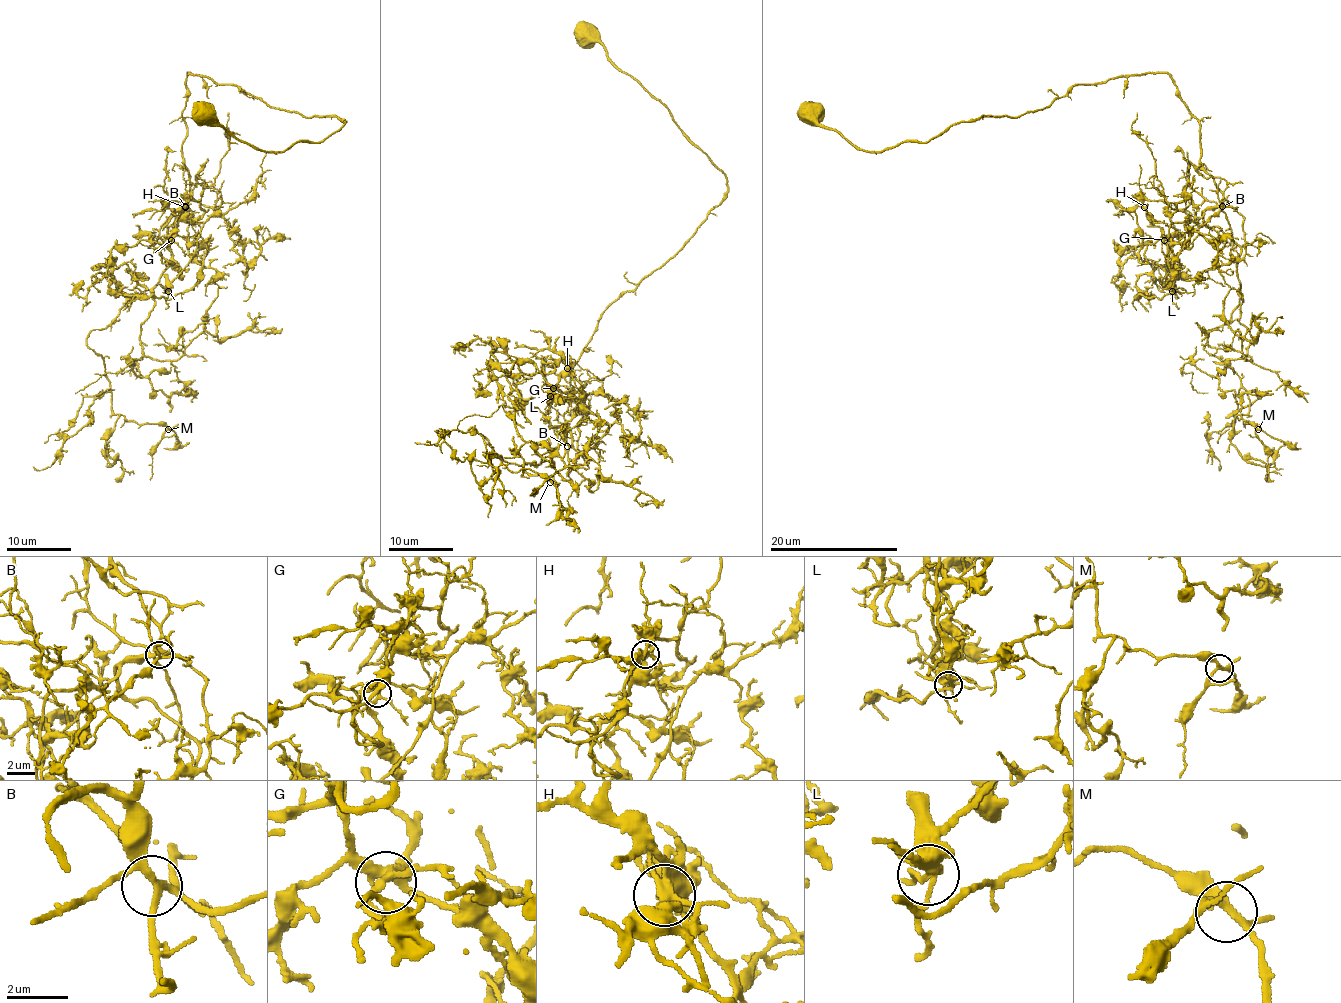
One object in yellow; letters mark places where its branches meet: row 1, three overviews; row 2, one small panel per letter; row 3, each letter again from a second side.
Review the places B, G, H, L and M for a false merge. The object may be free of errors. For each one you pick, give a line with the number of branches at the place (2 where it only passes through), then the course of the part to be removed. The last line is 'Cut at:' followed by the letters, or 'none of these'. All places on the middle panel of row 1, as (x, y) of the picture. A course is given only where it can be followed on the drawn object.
H: 5 | (567, 368), (553, 385), (542, 372), (523, 372), (492, 344), (497, 364), (489, 377), (490, 360), (529, 374)
Cut at: H

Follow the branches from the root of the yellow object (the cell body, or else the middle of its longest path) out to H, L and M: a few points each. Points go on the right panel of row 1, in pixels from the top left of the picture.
H: (810, 114), (884, 151), (1079, 84), (1166, 73), (1222, 203), (1172, 224), (1144, 207)
L: (810, 114), (884, 151), (1079, 84), (1166, 73), (1222, 195), (1171, 225), (1172, 291)
M: (810, 114), (884, 151), (1166, 73), (1222, 195), (1201, 219), (1240, 248), (1240, 304), (1203, 349), (1258, 429)

